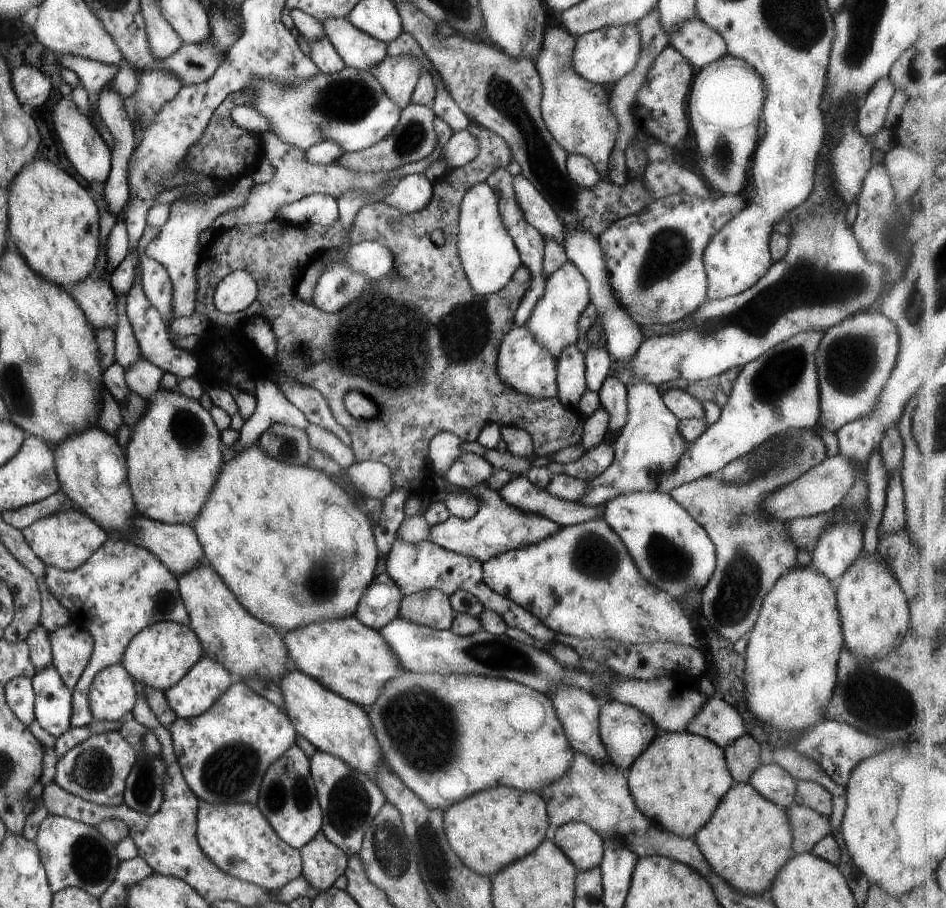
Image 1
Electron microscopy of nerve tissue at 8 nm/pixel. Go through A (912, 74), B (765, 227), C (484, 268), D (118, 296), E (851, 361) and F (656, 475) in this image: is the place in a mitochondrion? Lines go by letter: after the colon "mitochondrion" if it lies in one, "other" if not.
A: mitochondrion
B: other
C: other
D: other
E: mitochondrion
F: other

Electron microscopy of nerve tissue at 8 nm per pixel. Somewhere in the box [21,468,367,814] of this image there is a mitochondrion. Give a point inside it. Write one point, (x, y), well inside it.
(226, 769)

